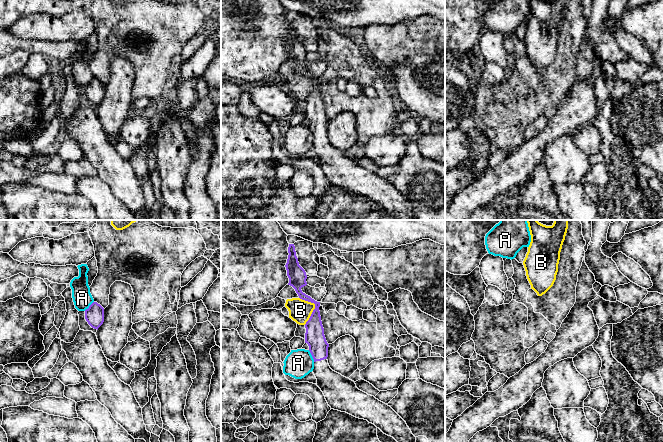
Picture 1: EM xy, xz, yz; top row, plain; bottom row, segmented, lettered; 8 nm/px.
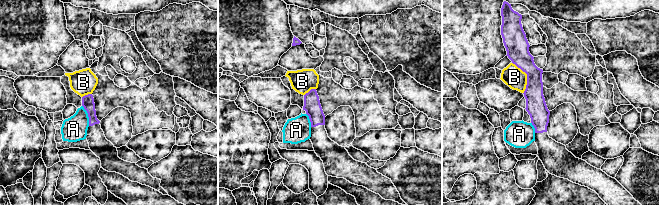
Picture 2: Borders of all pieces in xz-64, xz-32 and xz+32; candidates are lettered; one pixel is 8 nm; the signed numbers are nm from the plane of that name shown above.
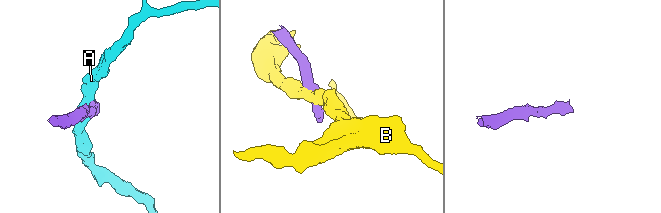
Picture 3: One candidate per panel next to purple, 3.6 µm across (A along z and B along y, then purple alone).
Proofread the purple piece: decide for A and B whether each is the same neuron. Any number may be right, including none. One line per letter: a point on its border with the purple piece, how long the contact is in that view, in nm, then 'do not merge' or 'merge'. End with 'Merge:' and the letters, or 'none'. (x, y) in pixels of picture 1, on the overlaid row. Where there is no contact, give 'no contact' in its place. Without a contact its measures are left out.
A: xz (312, 356) | 110 nm | do not merge
B: xz (315, 307) | 220 nm | do not merge
Merge: none

